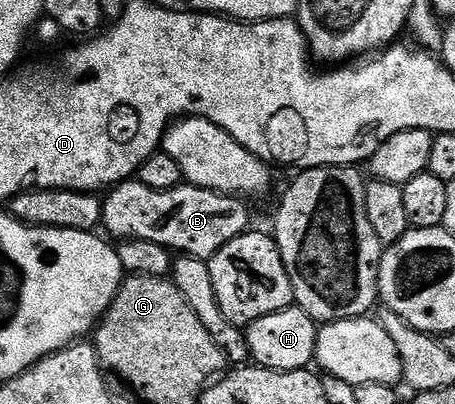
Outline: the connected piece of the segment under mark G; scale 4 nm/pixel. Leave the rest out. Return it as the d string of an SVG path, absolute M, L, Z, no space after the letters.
M129 274L124 282L120 284L114 301L104 313L95 328L94 346L96 356L100 358L101 368L111 373L115 367L122 367L122 353L134 353L134 369L140 369L140 381L146 381L148 385L156 383L170 383L170 377L182 377L188 373L188 367L210 367L208 369L208 380L212 381L225 370L226 360L224 354L214 345L210 333L202 326L202 321L194 317L194 309L186 305L186 297L172 282L171 278L150 277L149 275Z

